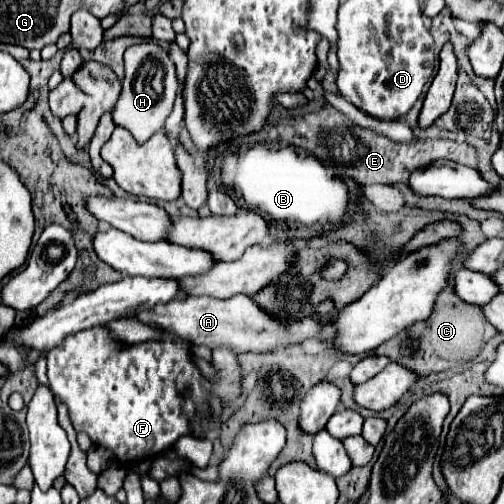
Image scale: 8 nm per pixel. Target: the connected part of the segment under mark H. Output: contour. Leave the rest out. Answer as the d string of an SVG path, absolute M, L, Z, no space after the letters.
M156 42L130 46L124 54L124 62L126 76L122 80L122 94L112 110L112 120L116 122L116 126L130 130L138 144L144 144L152 134L164 130L164 120L172 112L174 96L178 92L176 70L170 56Z

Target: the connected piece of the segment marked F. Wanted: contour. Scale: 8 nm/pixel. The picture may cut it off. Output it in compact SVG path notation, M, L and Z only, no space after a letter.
M94 326L70 334L70 338L64 338L60 346L54 346L54 350L48 352L50 390L68 406L74 430L86 432L94 444L114 452L122 464L136 464L140 458L162 454L172 448L180 436L190 434L190 424L182 412L180 390L188 388L192 382L206 384L206 378L190 360L192 354L188 352L188 342L170 332L162 332L162 336L166 338L162 342L126 346L112 340L104 326Z

